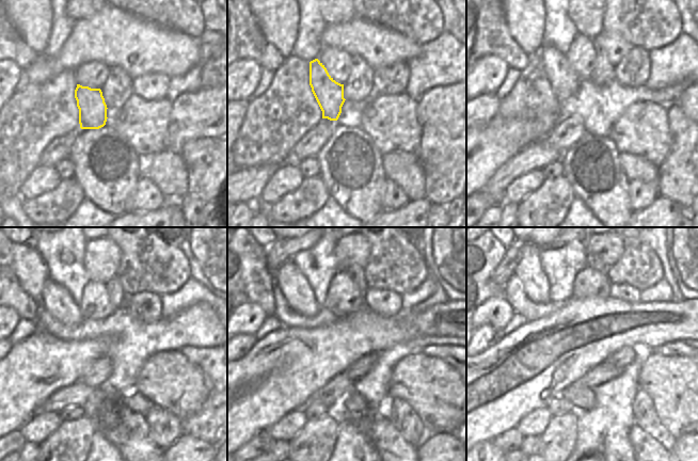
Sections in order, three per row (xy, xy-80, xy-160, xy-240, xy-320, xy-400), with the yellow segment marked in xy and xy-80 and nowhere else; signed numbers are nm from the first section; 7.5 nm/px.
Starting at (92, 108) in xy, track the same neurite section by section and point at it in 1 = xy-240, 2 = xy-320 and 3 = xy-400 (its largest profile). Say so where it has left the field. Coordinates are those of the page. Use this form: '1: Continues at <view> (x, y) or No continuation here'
1: Continues at xy-240 (56, 299)
2: Continues at xy-320 (295, 287)
3: Continues at xy-400 (528, 270).

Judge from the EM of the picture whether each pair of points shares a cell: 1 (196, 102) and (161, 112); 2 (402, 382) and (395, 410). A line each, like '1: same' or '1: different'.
1: different
2: different

